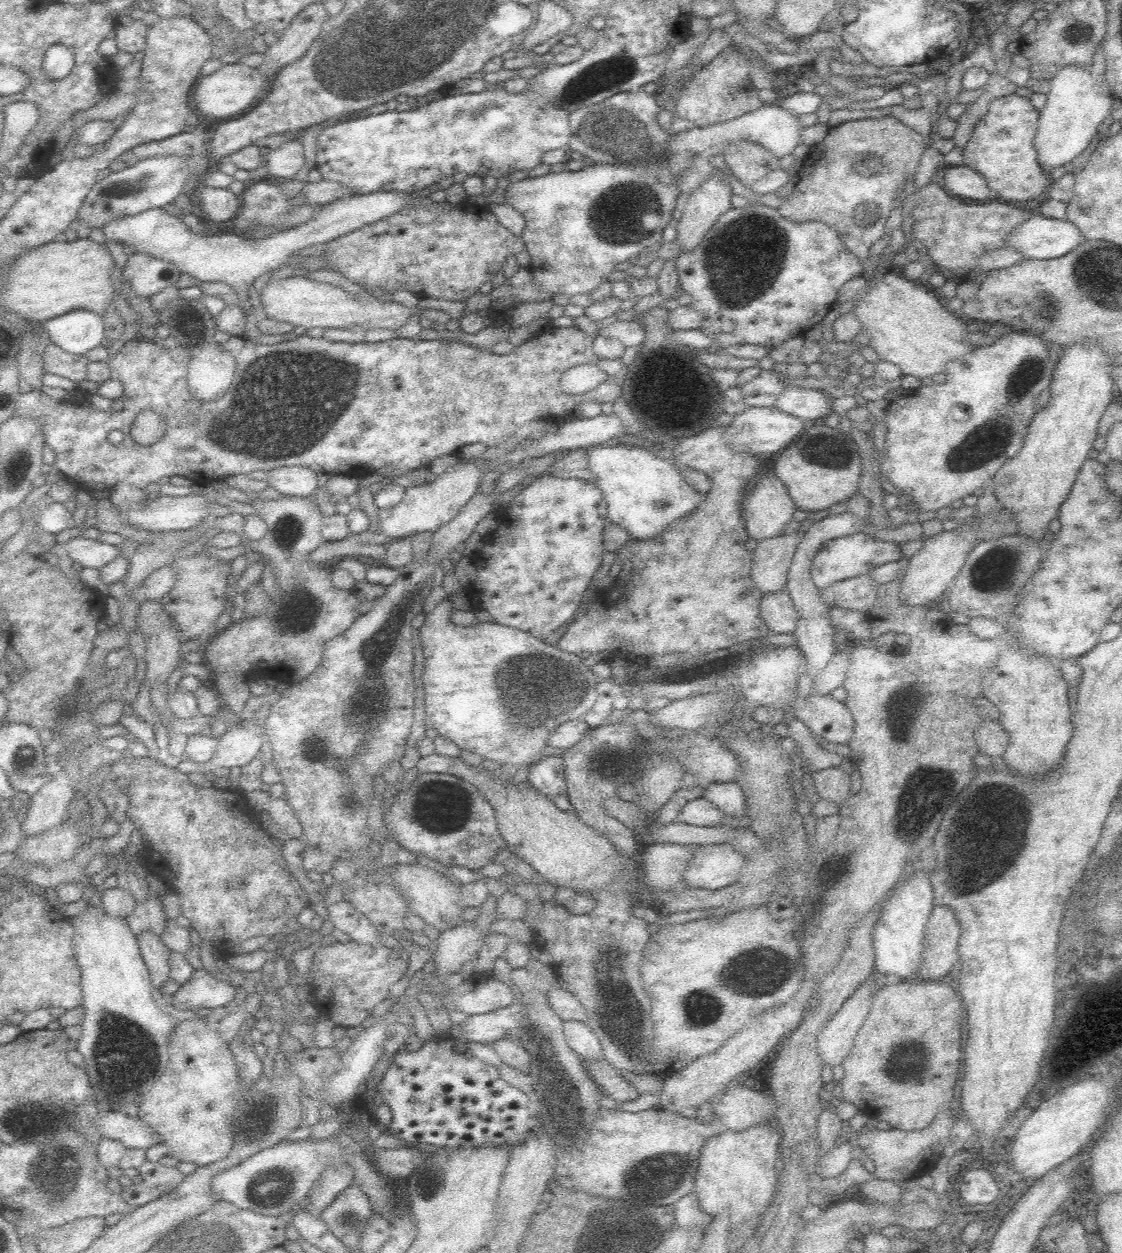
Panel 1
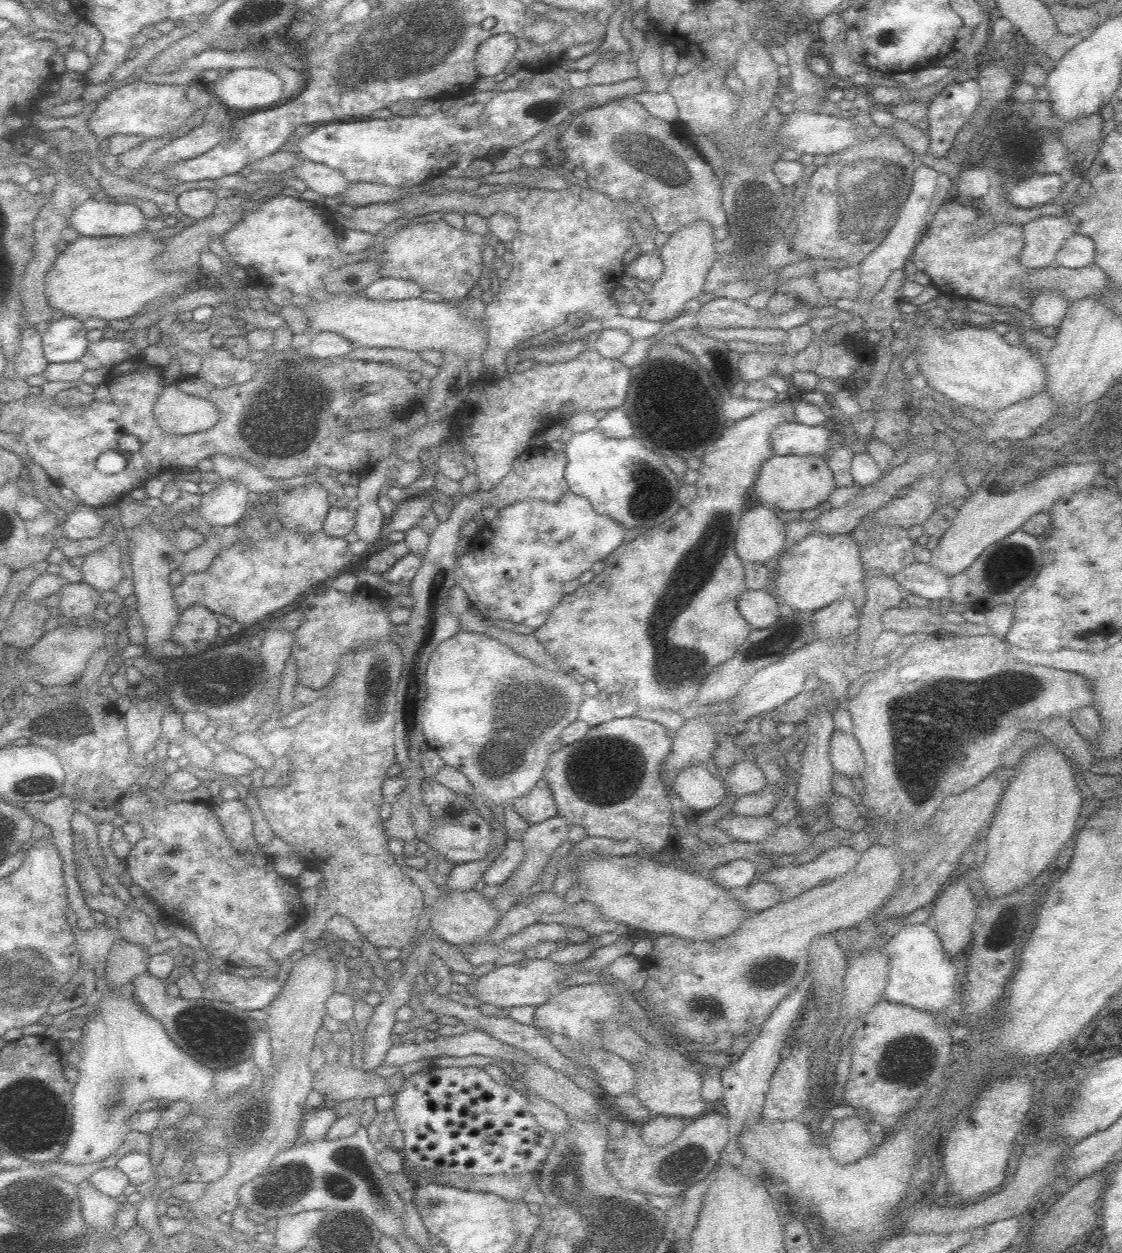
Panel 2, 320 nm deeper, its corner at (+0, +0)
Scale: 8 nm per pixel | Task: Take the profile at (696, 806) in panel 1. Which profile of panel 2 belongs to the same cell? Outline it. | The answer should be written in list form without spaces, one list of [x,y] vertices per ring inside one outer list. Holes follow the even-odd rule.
[[[770,815],[754,816],[726,816],[716,822],[717,827],[728,833],[734,841],[758,843],[770,838],[778,828],[776,821]]]

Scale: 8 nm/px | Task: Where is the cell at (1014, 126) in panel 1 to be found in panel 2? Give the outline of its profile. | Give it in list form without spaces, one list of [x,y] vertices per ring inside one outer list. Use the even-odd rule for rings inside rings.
[[[1032,175],[1016,181],[1007,191],[1012,207],[1032,208],[1056,202],[1065,179],[1060,175]]]

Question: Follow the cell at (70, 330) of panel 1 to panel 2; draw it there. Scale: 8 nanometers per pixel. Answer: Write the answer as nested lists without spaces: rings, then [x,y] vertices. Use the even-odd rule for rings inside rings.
[[[64,317],[42,328],[43,352],[49,364],[79,361],[88,352],[87,330],[76,318]]]

